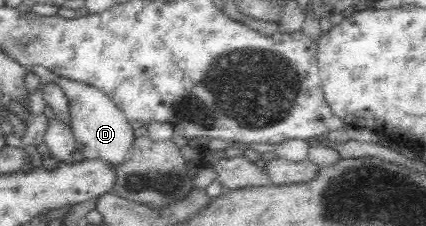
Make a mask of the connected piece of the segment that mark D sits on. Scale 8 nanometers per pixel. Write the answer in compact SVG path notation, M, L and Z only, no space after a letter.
M57 74L51 75L51 77L69 97L70 123L73 127L76 149L81 152L85 159L99 159L114 170L119 165L123 165L127 161L130 149L136 139L131 123L123 111L117 108L107 95L104 95L99 89L87 85L87 83L63 79L61 76L57 77Z

